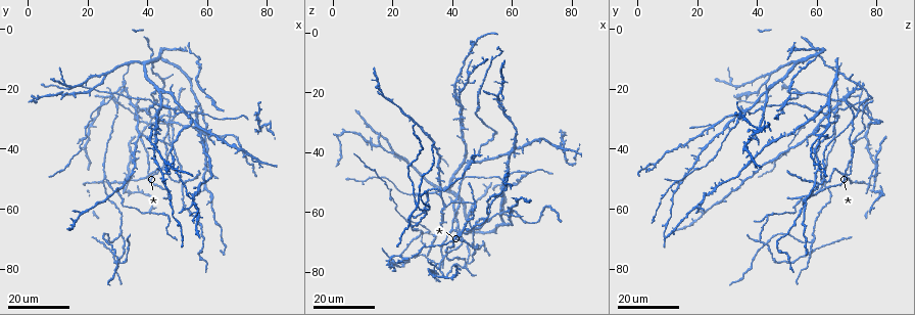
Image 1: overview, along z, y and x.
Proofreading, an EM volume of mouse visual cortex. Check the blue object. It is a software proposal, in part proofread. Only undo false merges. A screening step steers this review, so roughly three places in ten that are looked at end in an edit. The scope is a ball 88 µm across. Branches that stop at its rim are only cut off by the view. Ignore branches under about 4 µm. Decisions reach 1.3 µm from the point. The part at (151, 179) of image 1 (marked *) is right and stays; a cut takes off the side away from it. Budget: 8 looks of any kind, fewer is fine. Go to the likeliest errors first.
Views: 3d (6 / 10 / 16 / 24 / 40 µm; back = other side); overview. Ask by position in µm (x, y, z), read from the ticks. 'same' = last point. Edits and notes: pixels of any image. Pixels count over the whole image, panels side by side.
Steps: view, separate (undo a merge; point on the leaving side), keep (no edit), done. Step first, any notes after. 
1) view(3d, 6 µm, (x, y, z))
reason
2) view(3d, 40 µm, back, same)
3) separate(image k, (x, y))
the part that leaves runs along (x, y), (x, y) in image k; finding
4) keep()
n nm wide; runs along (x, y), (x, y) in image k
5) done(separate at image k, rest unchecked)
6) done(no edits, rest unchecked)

view(3d, 24 µm, (47, 62, 43))
a fork

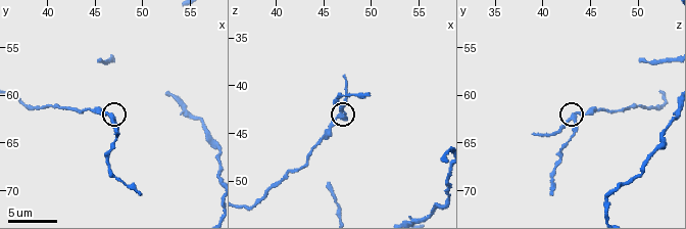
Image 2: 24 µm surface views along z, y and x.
view(3d, 6 µm, (46.8, 62.6, 43.2))

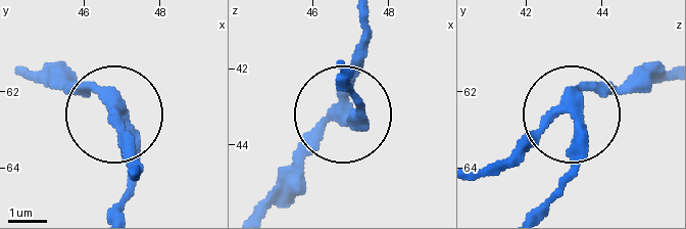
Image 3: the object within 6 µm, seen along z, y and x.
keep()
310 nm wide; runs along (261, 204), (310, 126), (336, 113), (355, 51) in image 3; all the same neuron

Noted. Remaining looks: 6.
view(3d, 24 µm, (42, 32, 25))

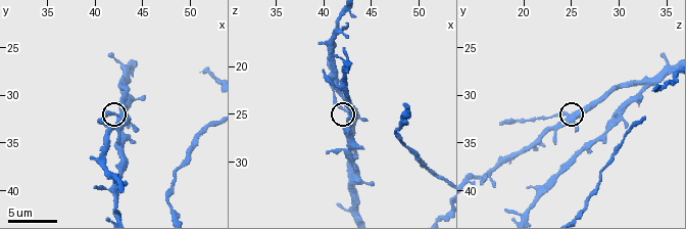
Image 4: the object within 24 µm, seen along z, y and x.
view(3d, 6 µm, same)
zoom in

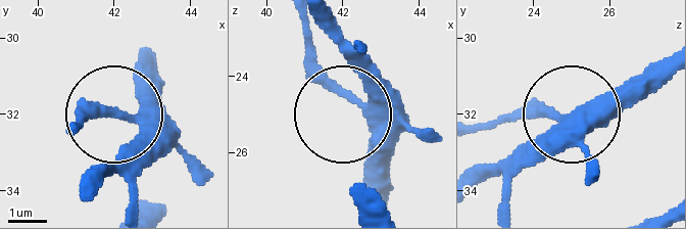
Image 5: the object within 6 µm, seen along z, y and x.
keep()
390 nm wide; continuous, no second neuron

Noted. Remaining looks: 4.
view(3d, 16 µm, (12, 18, 31))
a fork

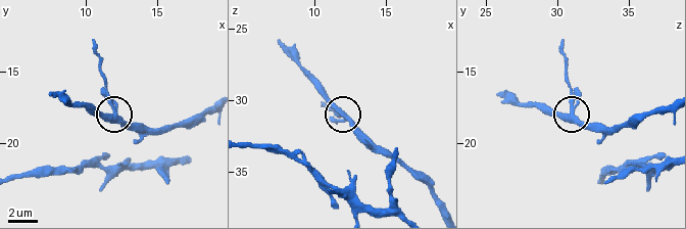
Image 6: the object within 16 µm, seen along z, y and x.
view(3d, 10 µm, (11.8, 17.8, 30.8))

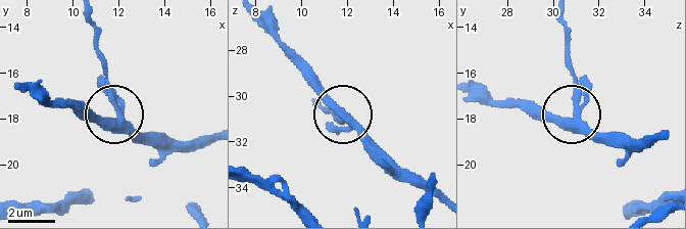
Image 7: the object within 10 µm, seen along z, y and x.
keep()
3 arms; runs along (210, 135), (187, 143), (140, 137), (118, 113), (95, 45) in image 7; one neuron here

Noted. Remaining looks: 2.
view(3d, 16 µm, (46, 52, 14))

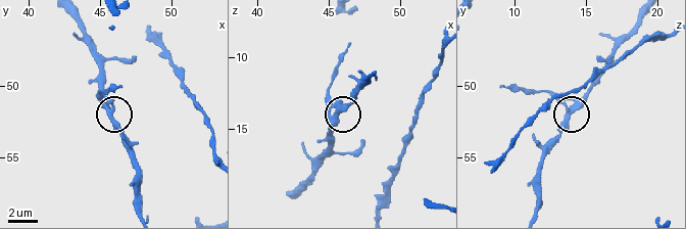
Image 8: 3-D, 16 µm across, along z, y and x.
view(3d, 6 µm, (46.0, 51.6, 13.6))

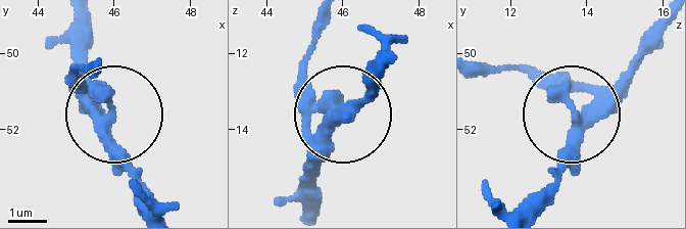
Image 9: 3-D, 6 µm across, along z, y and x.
keep()
side arm 5 µm; continuous, no second neuron

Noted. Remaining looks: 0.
done(no edits, rest unchecked)

